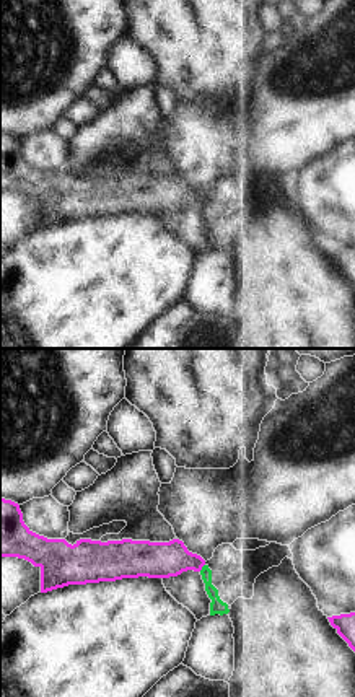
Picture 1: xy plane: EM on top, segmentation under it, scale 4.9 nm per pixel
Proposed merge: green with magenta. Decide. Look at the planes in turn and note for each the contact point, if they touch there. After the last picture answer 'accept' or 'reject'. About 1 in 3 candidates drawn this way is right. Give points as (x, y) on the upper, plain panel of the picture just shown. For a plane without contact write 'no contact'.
contact (202, 202)

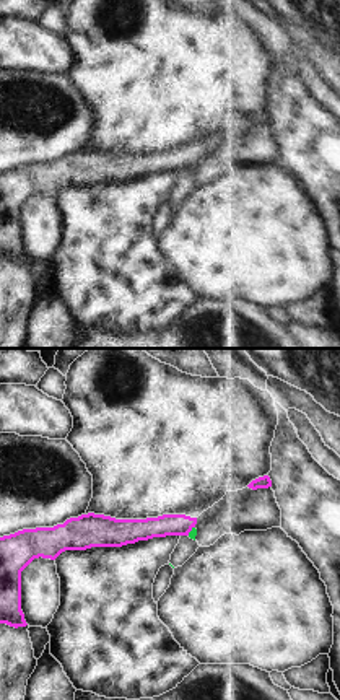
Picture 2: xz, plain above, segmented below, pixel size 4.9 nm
contact (191, 166)

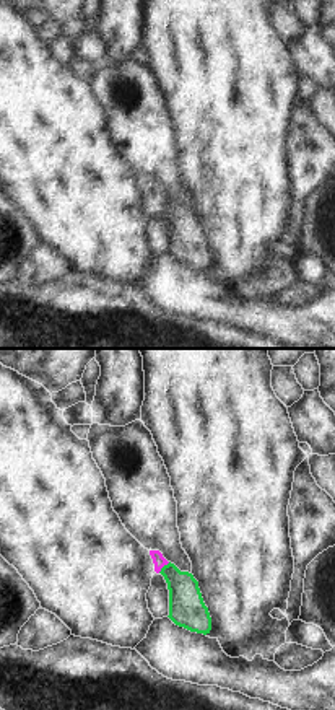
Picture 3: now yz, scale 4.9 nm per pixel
contact (163, 202)

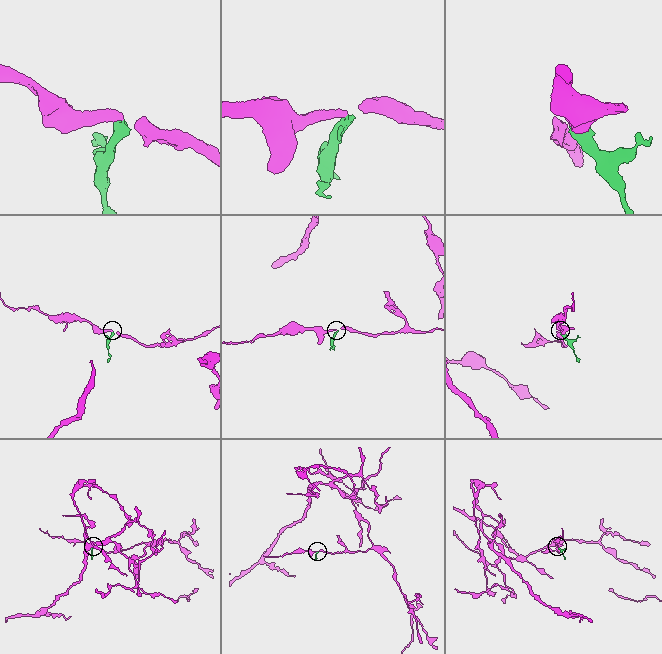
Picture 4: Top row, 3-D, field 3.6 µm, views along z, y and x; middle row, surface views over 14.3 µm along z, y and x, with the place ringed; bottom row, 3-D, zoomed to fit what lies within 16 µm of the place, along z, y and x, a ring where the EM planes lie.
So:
reject

